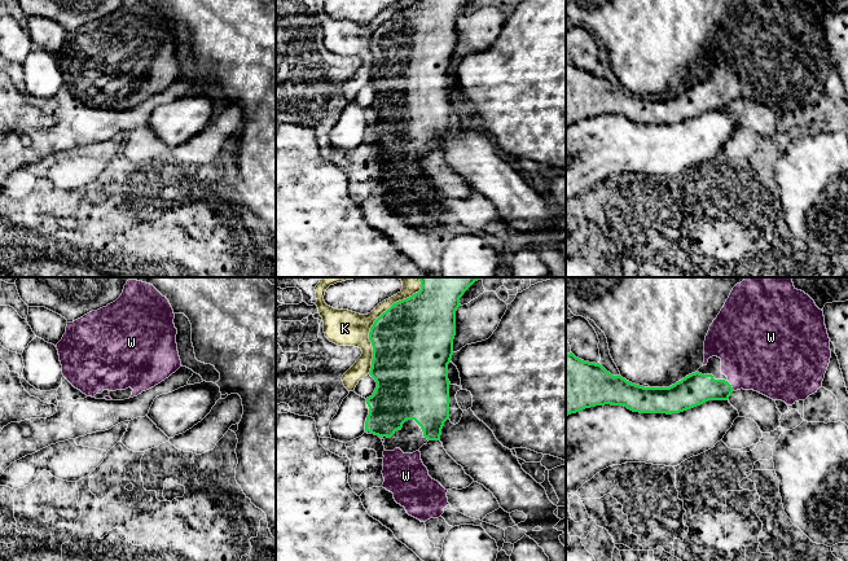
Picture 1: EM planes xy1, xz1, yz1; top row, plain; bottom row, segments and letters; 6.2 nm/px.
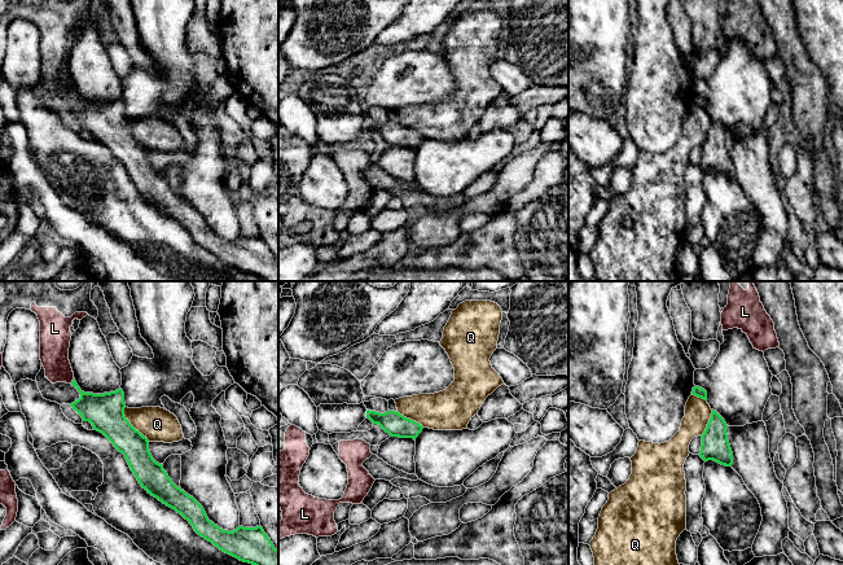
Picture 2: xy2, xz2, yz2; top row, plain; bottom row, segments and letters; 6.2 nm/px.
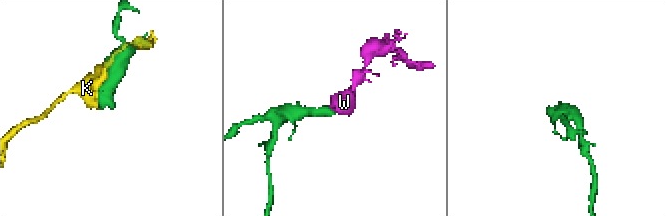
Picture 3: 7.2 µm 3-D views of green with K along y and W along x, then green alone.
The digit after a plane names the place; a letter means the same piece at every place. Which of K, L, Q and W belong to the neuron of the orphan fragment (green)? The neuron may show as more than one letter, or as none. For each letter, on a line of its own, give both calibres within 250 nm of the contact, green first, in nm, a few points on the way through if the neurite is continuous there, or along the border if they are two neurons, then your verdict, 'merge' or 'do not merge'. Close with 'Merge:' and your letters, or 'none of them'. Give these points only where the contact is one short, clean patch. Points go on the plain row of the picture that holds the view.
K: calibres 460 and 220 nm; do not merge
L: calibres 200 and 180 nm; border xy2 (74, 88), (70, 92); do not merge
Q: calibres 220 and 220 nm; border xy2 (124, 117), (124, 127), (149, 150); do not merge
W: calibres 200 and 440 nm; merge
Merge: W

